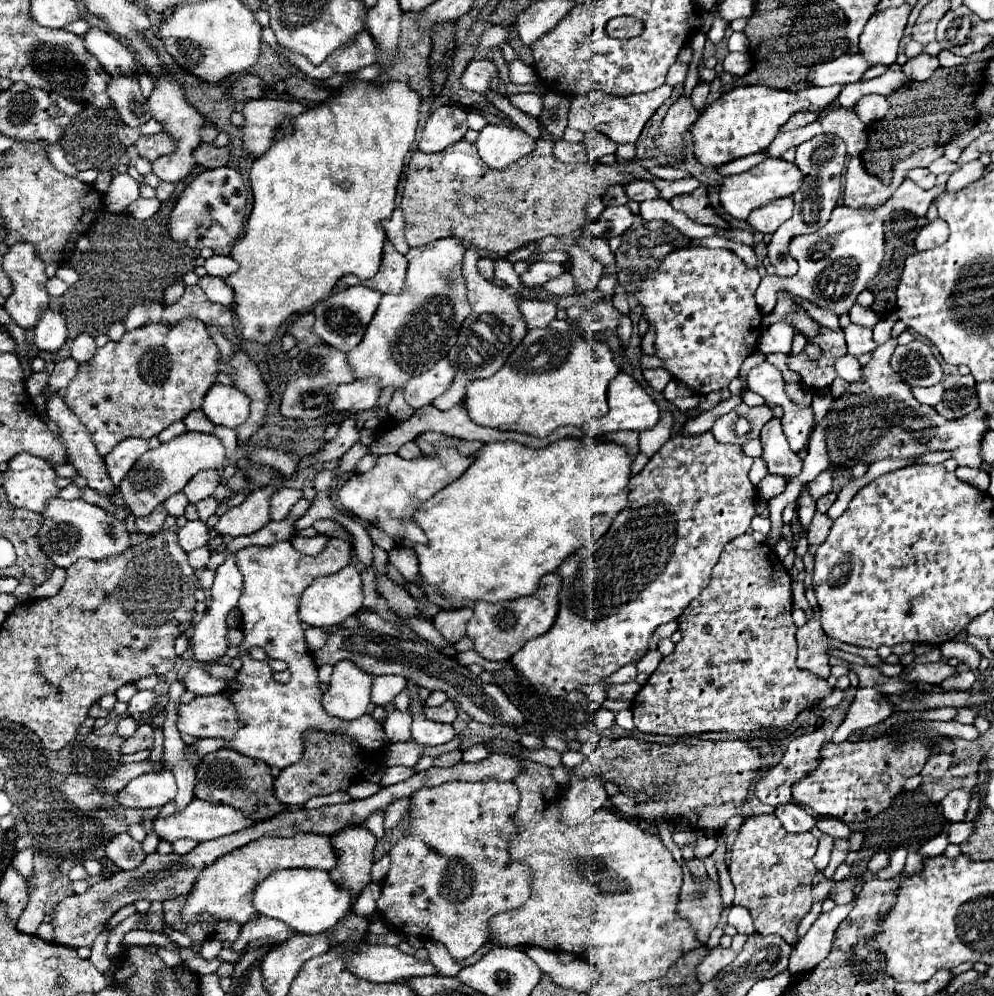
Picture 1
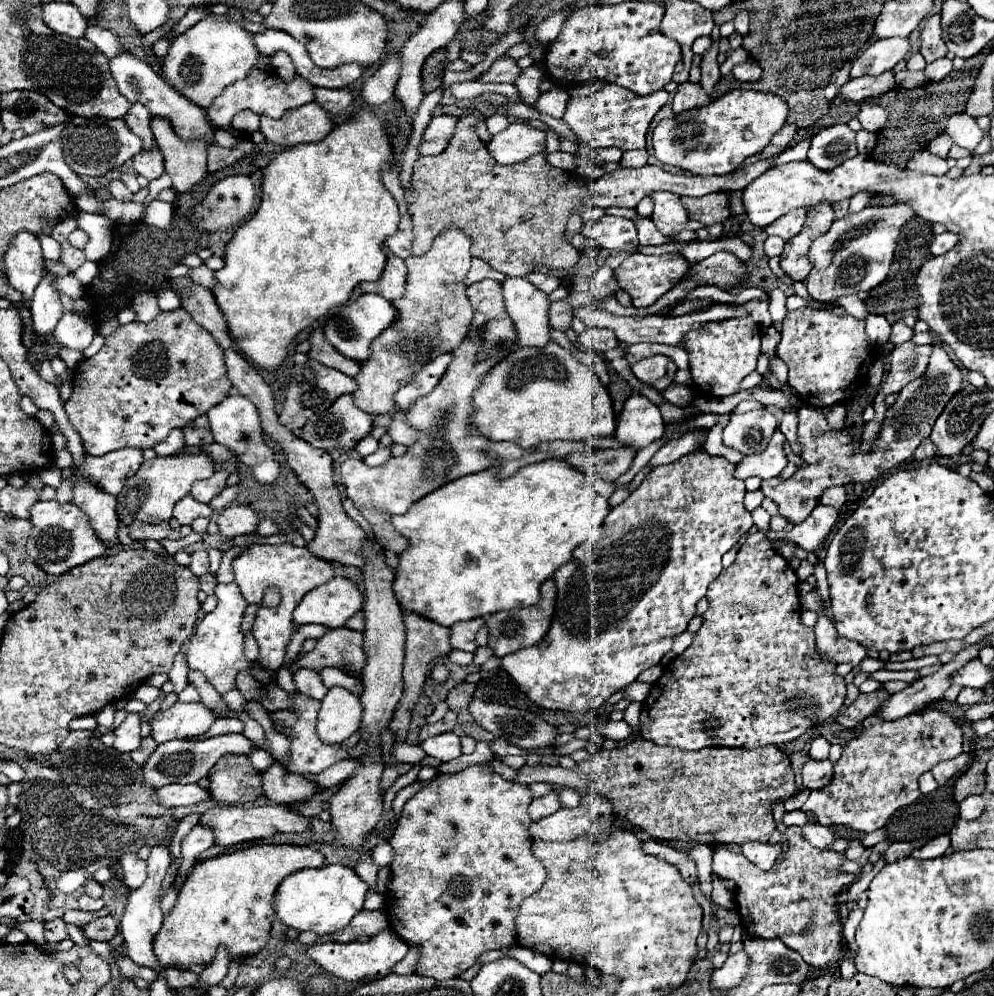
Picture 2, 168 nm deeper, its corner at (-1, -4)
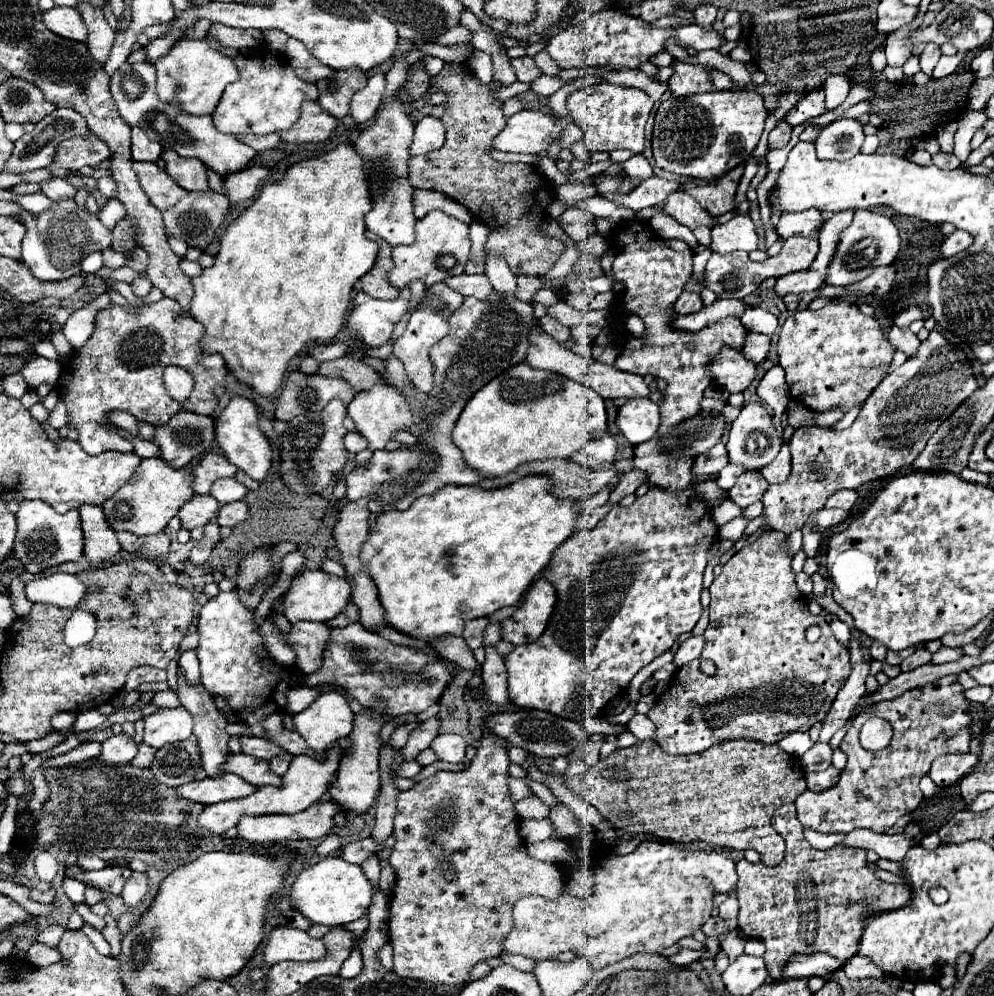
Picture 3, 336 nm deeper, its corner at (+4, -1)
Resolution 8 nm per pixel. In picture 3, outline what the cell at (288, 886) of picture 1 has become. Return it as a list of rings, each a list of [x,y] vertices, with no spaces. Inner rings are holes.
[[[323,858],[321,862],[305,868],[293,882],[289,890],[289,902],[291,906],[303,914],[313,924],[323,926],[345,926],[353,920],[357,920],[371,904],[373,886],[365,878],[361,866],[349,864],[343,858]]]

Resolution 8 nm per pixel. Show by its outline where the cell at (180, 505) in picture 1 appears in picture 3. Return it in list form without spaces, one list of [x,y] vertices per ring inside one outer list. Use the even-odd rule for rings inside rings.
[[[193,496],[189,502],[185,502],[177,514],[181,520],[181,526],[191,530],[195,526],[205,526],[219,510],[219,502],[213,496]]]

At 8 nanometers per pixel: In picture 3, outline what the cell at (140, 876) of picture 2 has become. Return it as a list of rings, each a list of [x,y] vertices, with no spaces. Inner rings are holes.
[[[133,872],[129,876],[129,880],[125,882],[125,888],[121,892],[121,898],[125,900],[127,906],[135,908],[137,904],[141,904],[141,900],[143,900],[145,894],[147,894],[147,874]]]

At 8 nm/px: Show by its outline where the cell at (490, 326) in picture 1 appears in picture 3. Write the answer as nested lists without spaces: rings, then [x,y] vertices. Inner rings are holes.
[[[461,274],[461,276],[455,276],[455,278],[449,278],[445,280],[453,290],[457,290],[461,296],[473,296],[477,300],[483,300],[487,302],[489,300],[489,294],[493,292],[493,288],[489,286],[489,280],[485,278],[485,274]]]

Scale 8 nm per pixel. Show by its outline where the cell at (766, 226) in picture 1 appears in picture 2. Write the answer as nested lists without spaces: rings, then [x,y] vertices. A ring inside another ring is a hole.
[[[806,207],[794,209],[794,211],[790,211],[788,215],[776,219],[776,221],[774,221],[772,225],[768,225],[764,231],[766,231],[768,235],[778,235],[778,237],[782,237],[782,239],[788,241],[788,239],[796,237],[796,235],[802,231],[802,225],[804,225],[804,221],[806,221],[806,213],[808,213]]]

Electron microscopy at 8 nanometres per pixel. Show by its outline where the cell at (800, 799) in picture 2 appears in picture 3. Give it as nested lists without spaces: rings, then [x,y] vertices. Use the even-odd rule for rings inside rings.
[[[795,804],[779,806],[771,822],[781,836],[787,836],[787,852],[783,862],[773,868],[751,864],[745,858],[737,862],[741,932],[747,938],[765,942],[767,952],[763,960],[773,980],[779,980],[781,962],[785,962],[789,954],[825,952],[841,962],[849,960],[857,952],[863,918],[875,908],[901,908],[911,896],[909,886],[881,882],[873,870],[867,868],[867,850],[841,844],[829,850],[815,850],[803,838],[803,826],[797,822]]]

